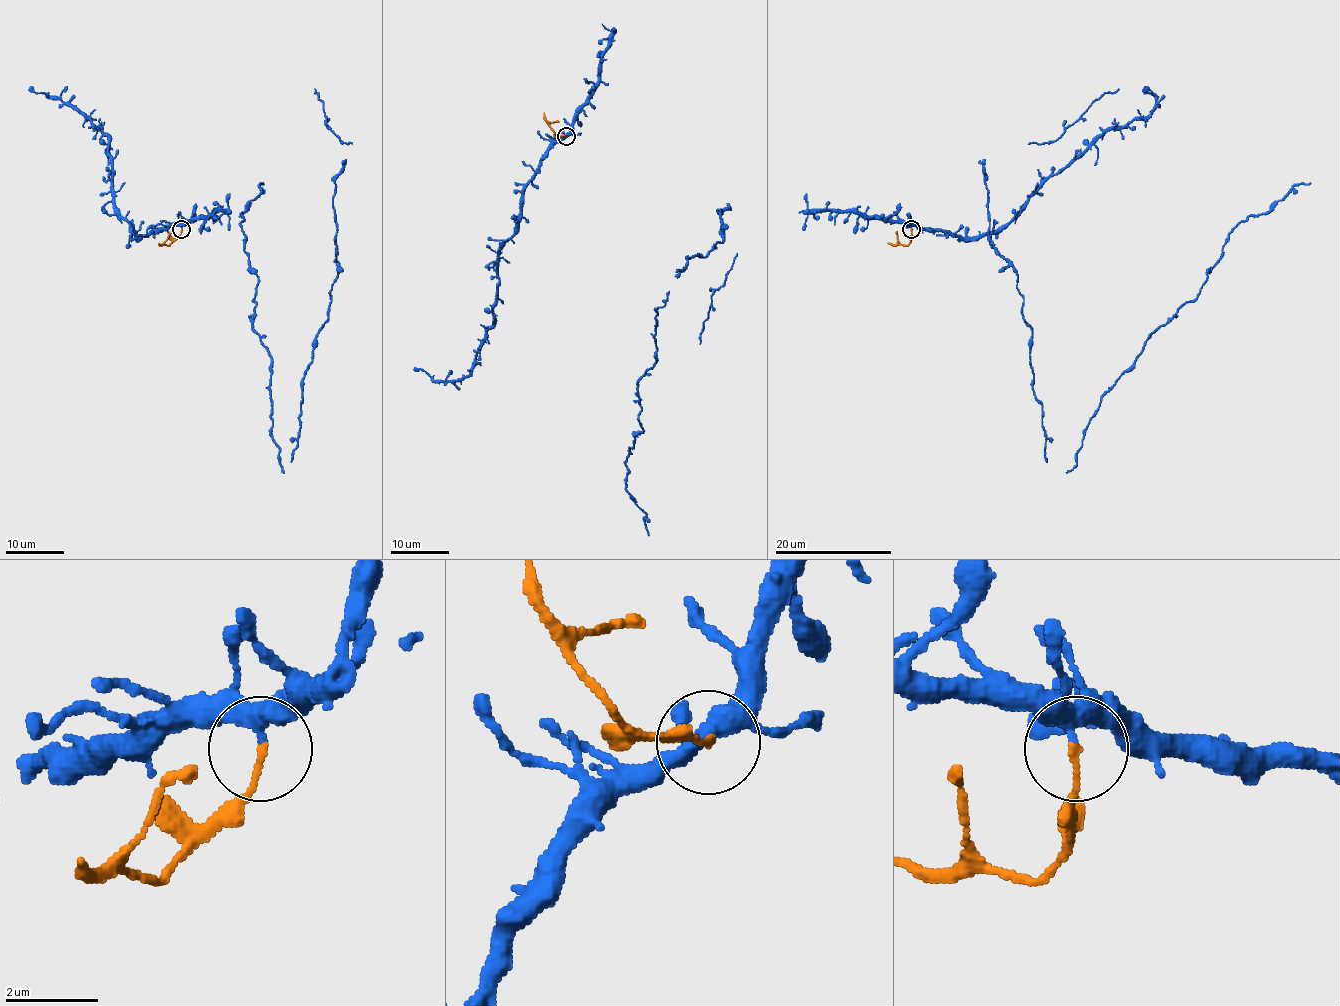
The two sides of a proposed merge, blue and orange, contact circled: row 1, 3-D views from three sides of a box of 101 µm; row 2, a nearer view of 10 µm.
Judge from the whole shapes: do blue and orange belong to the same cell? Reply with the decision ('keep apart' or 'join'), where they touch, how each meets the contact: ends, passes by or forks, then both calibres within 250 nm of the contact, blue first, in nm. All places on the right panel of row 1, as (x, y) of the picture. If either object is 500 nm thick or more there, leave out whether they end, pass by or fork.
keep apart; place (911, 229); blue passes by; orange ends; calibres 320 and 120 nm

